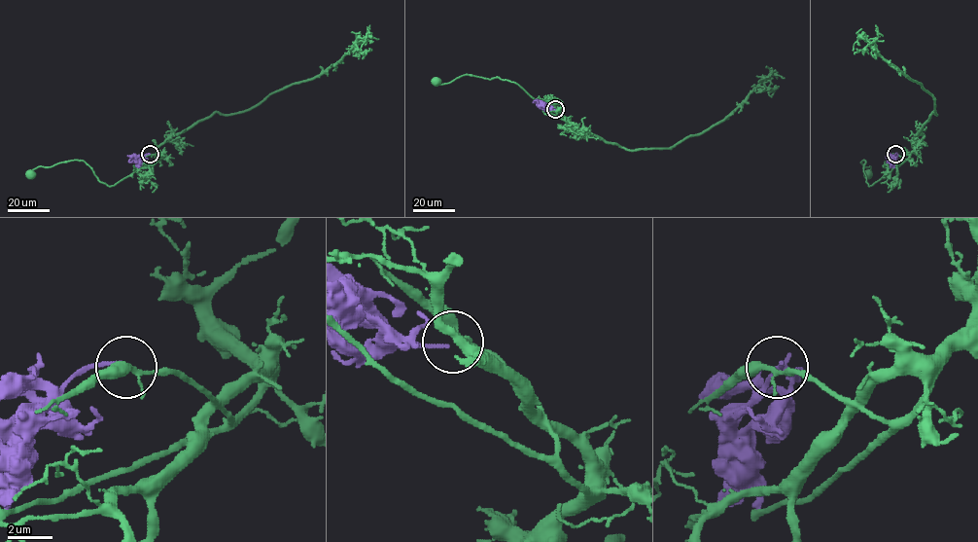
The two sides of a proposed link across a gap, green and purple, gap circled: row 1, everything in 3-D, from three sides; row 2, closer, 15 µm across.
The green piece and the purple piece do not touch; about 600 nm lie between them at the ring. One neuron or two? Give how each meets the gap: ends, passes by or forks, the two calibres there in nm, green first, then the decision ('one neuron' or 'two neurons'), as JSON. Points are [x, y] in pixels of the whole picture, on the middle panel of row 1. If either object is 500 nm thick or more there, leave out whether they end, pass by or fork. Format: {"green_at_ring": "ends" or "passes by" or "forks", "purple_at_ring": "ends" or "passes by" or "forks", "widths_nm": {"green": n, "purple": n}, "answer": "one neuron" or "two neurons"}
{"green_at_ring": "forks", "purple_at_ring": "ends", "widths_nm": {"green": 200, "purple": 160}, "answer": "two neurons"}

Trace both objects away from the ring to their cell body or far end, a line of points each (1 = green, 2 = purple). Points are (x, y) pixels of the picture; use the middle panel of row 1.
1: (555, 109), (564, 120), (550, 113), (514, 83), (498, 77), (490, 79), (465, 75), (446, 84), (436, 83)
2: (554, 109), (540, 105), (536, 99)

